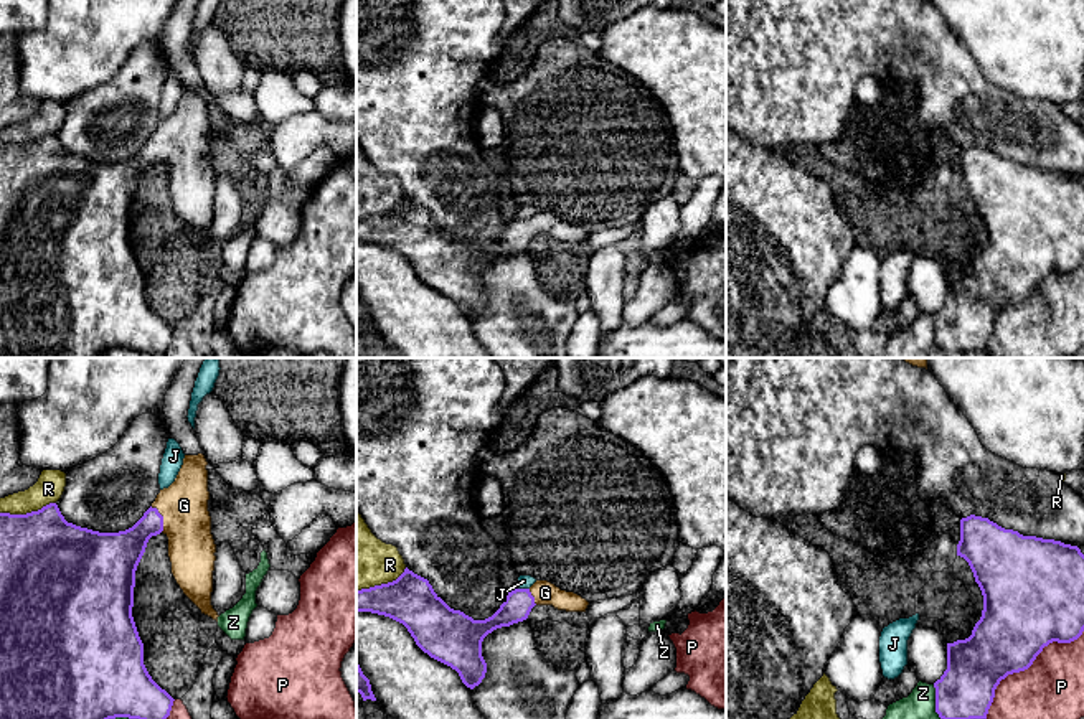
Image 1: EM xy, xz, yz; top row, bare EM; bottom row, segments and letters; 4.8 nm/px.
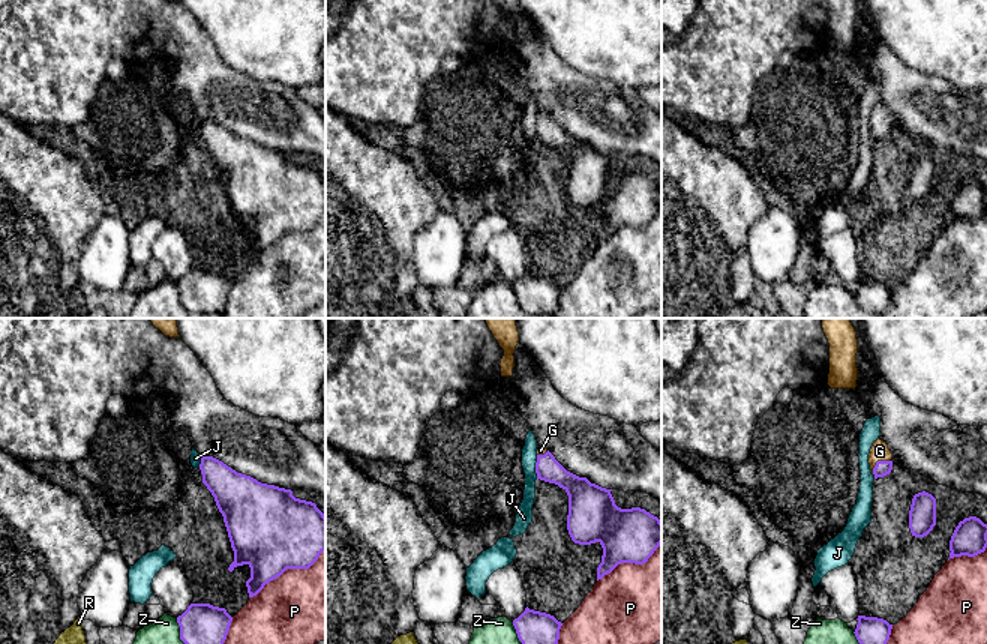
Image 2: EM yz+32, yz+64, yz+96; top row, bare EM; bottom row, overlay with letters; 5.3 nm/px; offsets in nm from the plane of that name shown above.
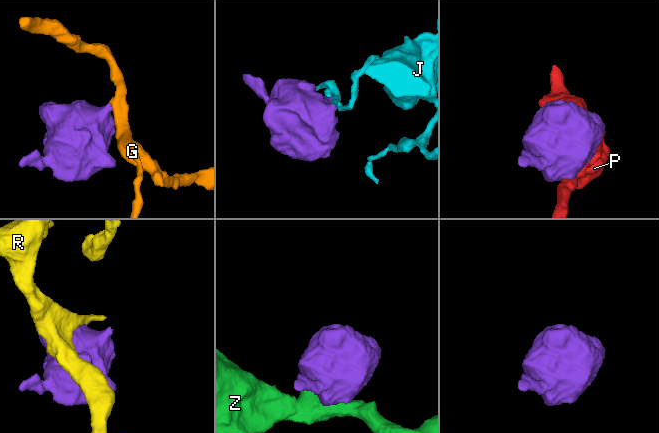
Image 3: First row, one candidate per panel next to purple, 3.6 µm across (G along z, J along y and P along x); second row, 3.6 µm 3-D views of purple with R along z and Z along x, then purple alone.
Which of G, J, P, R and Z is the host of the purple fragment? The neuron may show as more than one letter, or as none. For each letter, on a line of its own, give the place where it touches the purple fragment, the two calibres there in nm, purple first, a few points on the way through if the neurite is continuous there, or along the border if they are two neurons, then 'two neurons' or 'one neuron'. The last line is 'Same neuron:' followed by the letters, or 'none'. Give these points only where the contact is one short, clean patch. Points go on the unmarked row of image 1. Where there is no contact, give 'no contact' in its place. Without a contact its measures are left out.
G: meets purple in xy at (162, 149); 190 nm thick on the purple side, 240 nm on the other; runs through xy (122, 182), (149, 155), (162, 149), (183, 136); one neuron
J: meets purple in xz at (523, 220); 140 nm thick on the purple side, 60 nm on the other; border along xz (518, 218), (528, 220); two neurons
P: meets purple in yz at (1025, 299); 380 nm thick on the purple side, 380 nm on the other; two neurons
R: meets purple in xy at (27, 144); 440 nm thick on the purple side, 140 nm on the other; two neurons
Z: meets purple in yz at (946, 350); 280 nm thick on the purple side, 280 nm on the other; two neurons
Same neuron: G

